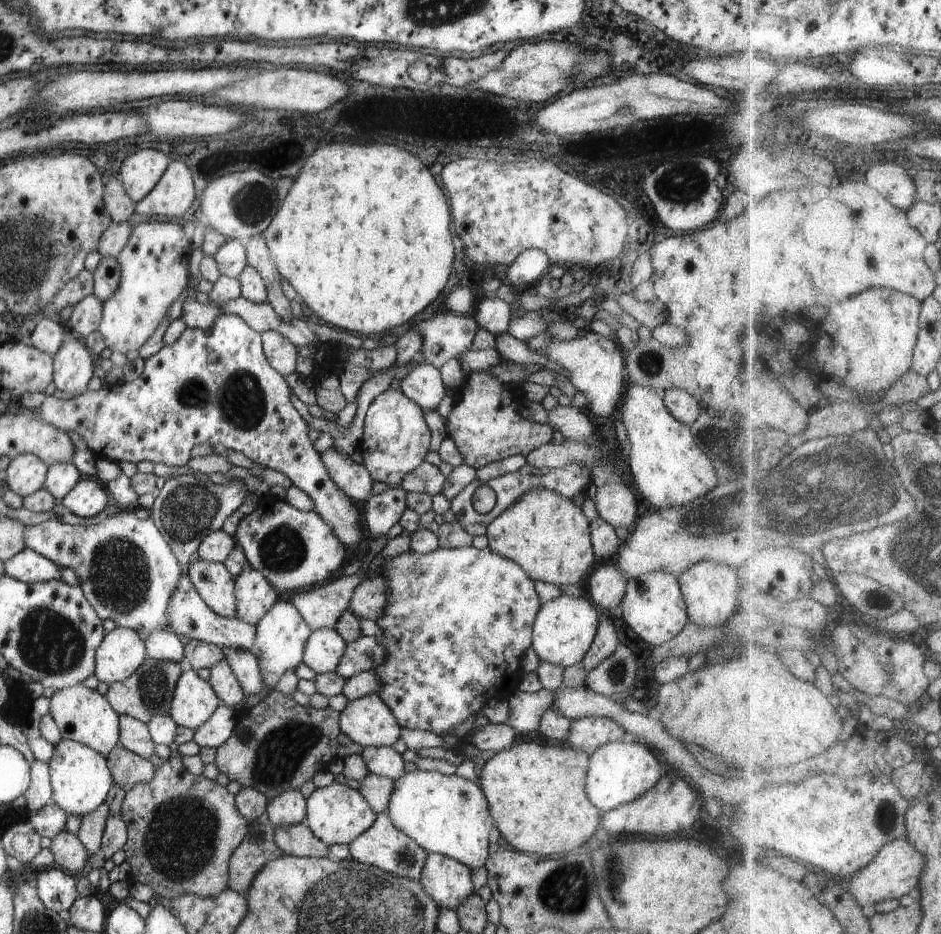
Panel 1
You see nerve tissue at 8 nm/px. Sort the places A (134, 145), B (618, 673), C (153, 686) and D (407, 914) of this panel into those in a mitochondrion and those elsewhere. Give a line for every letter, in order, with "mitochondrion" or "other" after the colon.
A: other
B: mitochondrion
C: mitochondrion
D: mitochondrion

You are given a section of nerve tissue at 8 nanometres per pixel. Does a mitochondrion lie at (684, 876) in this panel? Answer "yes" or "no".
no

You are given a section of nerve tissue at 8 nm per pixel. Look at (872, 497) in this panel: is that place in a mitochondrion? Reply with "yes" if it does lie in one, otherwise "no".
yes

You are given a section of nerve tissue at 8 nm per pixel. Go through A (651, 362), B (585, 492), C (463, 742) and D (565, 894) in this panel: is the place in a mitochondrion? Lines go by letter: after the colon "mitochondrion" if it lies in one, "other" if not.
A: mitochondrion
B: other
C: other
D: mitochondrion

